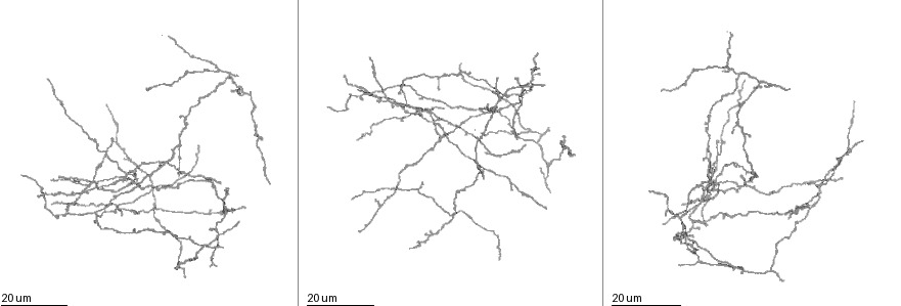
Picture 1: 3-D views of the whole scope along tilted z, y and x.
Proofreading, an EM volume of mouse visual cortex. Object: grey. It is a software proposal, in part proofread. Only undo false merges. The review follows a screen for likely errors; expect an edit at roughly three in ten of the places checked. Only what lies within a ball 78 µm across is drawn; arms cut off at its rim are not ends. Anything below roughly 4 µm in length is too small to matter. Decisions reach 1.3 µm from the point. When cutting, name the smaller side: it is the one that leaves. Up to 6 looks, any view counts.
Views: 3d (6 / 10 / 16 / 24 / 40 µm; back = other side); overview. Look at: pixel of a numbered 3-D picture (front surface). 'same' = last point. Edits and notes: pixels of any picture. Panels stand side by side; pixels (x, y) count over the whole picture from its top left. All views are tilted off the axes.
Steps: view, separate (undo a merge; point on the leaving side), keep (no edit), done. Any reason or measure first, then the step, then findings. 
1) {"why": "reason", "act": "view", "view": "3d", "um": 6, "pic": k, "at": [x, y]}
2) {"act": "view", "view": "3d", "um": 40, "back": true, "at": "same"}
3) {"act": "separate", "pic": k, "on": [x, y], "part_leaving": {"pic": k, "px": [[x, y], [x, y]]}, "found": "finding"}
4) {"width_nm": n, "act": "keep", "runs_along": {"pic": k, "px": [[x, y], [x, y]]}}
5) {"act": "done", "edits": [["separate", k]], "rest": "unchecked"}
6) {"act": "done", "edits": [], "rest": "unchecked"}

{"why": "small branch off a trunk", "act": "view", "view": "3d", "um": 16, "pic": 1, "at": [95, 216]}

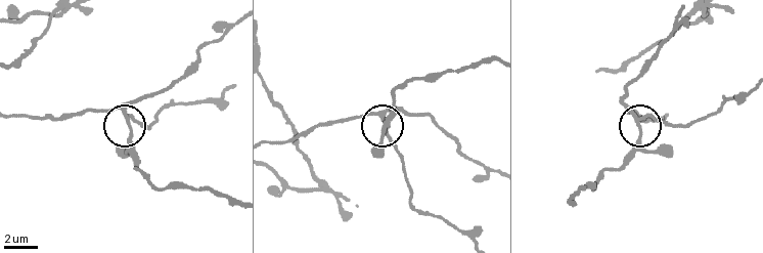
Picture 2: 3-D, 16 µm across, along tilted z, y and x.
{"act": "view", "view": "3d", "um": 6, "pic": 2, "at": [641, 119]}

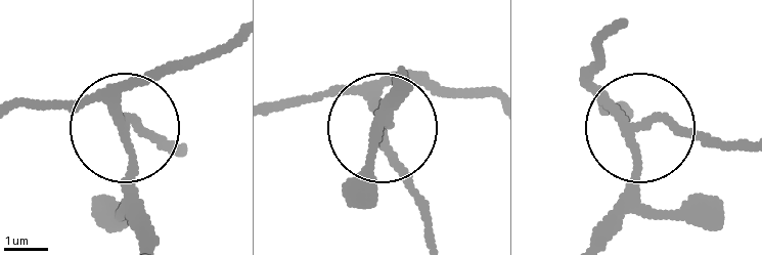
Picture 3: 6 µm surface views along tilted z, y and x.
{"act": "view", "view": "3d", "um": 6, "back": true, "pic": 3, "at": [122, 126]}

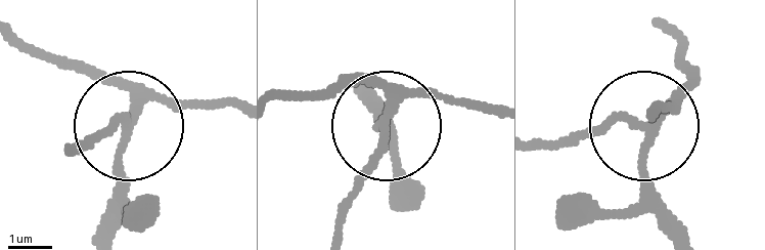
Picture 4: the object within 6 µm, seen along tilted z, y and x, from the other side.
{"width_nm": 180, "act": "separate", "pic": 4, "on": [98, 135], "part_leaving": {"pic": 4, "px": [[126, 131], [109, 125], [77, 146]]}, "found": "two neurons meet here"}

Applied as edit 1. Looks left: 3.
{"why": "two arms at a narrow angle", "act": "view", "view": "3d", "um": 24, "pic": 1, "at": [430, 111]}

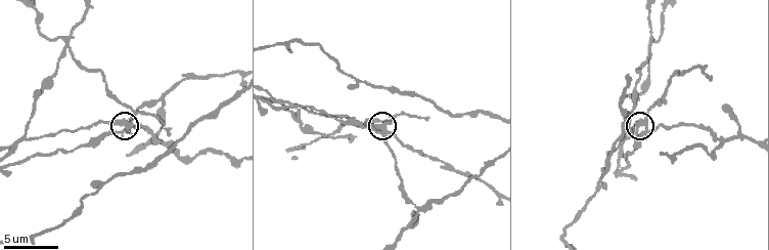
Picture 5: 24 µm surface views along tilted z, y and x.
{"act": "view", "view": "3d", "um": 10, "pic": 5, "at": [645, 120]}

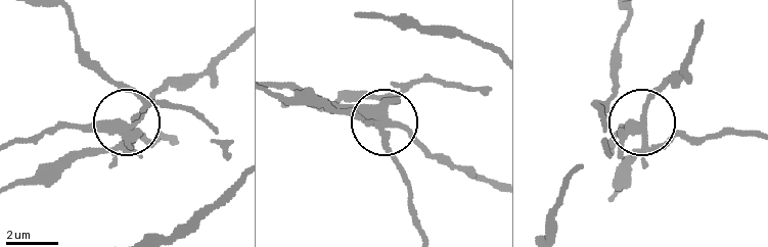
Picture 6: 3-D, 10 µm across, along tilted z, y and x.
{"side_arm_um": 39, "act": "separate", "pic": 6, "on": [86, 128], "part_leaving": {"pic": 6, "px": [[118, 144], [84, 127], [17, 139]]}, "found": "two neurons meet here"}

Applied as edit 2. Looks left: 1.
{"act": "done", "edits": [["separate", 4], ["separate", 6]], "rest": "unchecked"}

